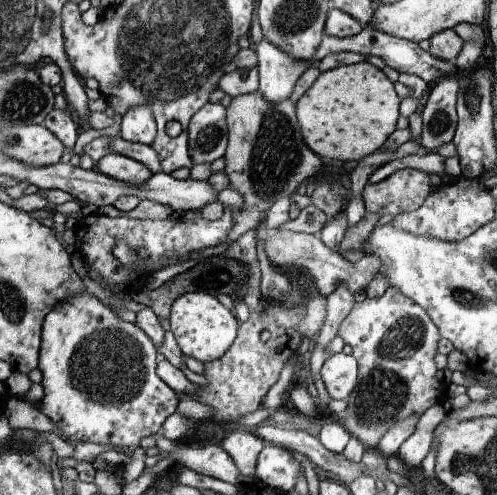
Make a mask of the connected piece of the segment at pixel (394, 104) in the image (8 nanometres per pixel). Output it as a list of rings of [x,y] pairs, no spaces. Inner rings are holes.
[[[367,61],[320,73],[295,104],[301,135],[306,146],[324,160],[359,162],[379,150],[396,130],[402,98],[382,69]]]

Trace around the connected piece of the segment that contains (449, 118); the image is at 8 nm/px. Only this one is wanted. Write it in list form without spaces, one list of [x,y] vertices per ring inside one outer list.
[[[443,76],[432,86],[422,110],[422,133],[418,144],[436,153],[437,148],[452,142],[458,124],[458,76]]]

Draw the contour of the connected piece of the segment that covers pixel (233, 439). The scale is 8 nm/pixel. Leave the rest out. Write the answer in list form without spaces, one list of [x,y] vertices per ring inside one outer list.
[[[250,431],[232,432],[221,446],[234,460],[239,472],[244,477],[252,477],[256,473],[257,459],[266,444]]]

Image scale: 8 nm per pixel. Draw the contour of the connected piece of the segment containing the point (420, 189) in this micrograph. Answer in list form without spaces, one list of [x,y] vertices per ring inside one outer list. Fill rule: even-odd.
[[[418,169],[395,171],[382,181],[366,184],[362,192],[364,212],[396,216],[420,208],[432,192],[430,174]]]

